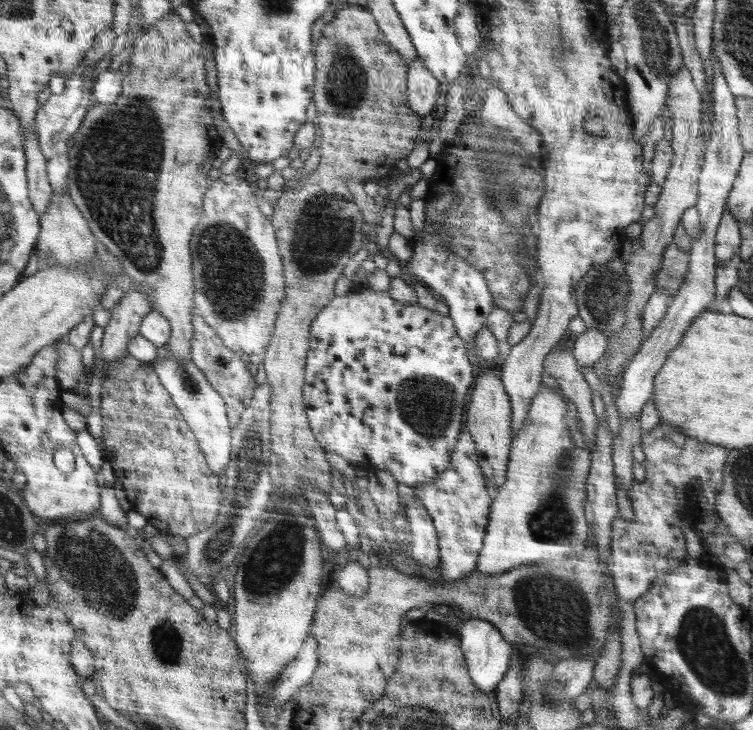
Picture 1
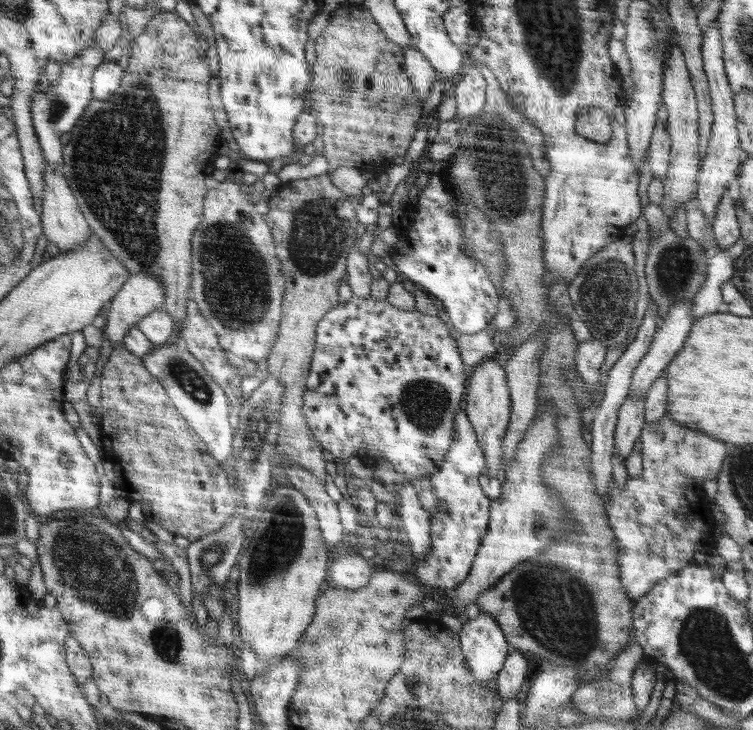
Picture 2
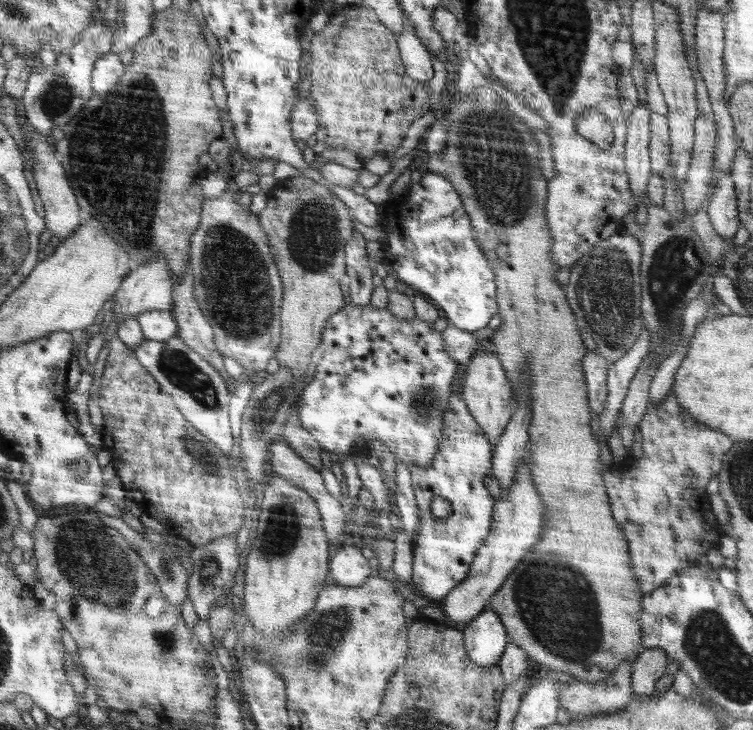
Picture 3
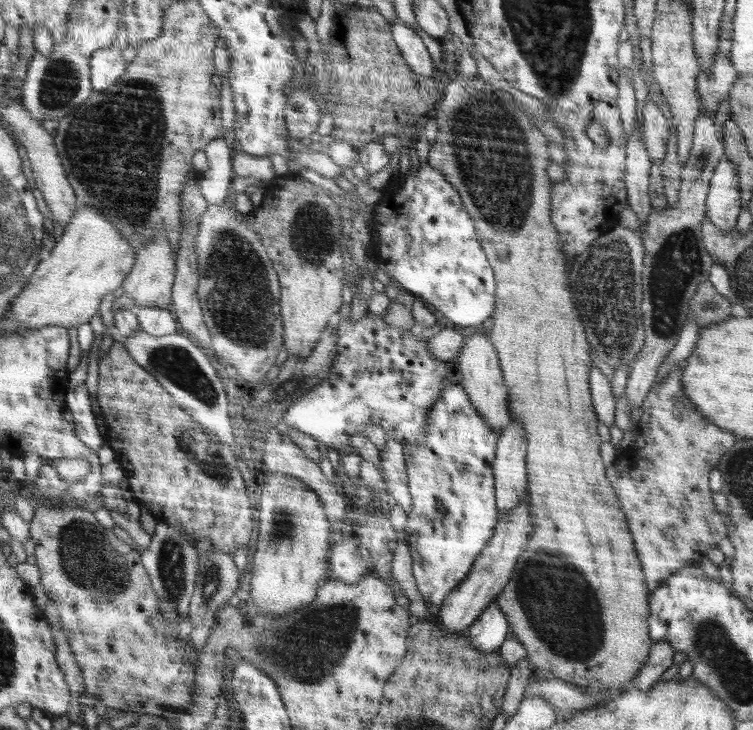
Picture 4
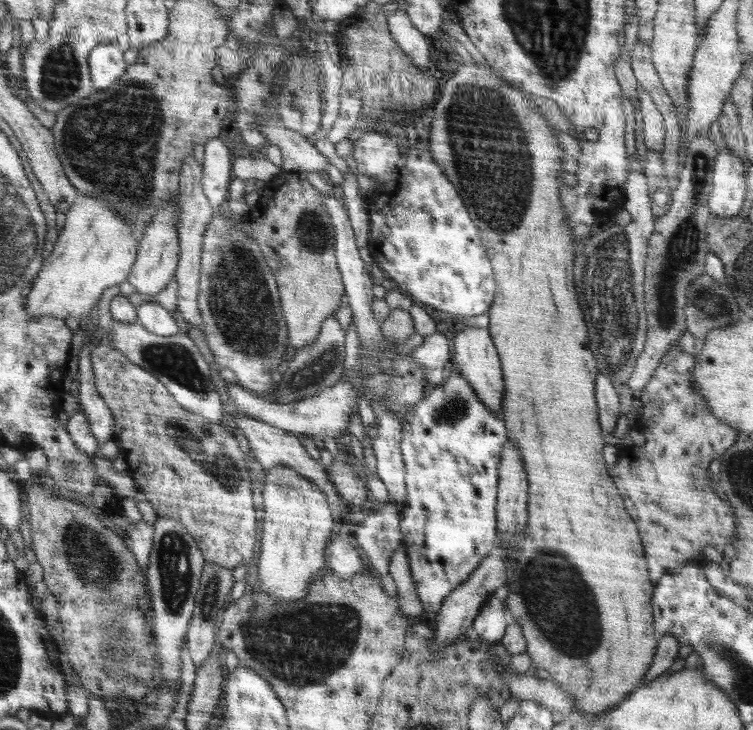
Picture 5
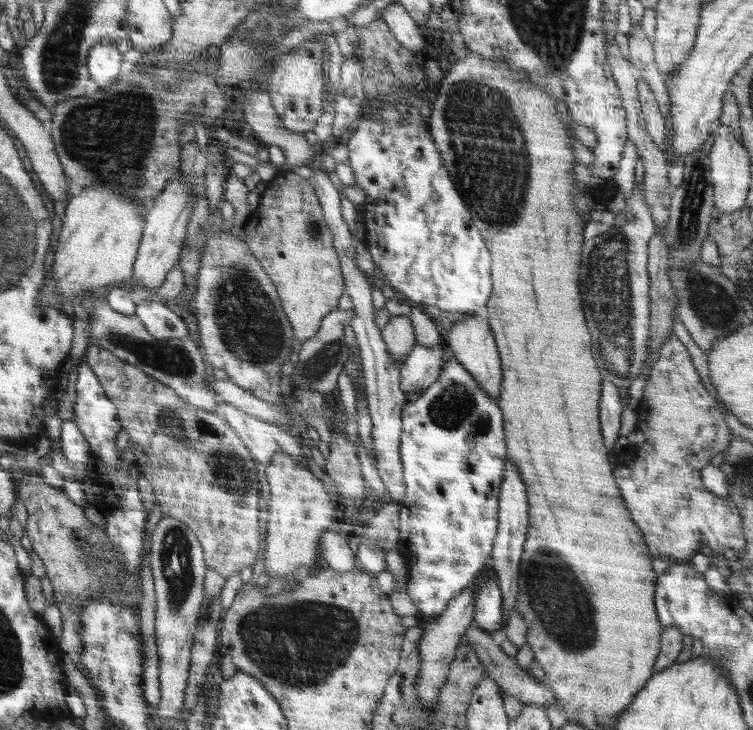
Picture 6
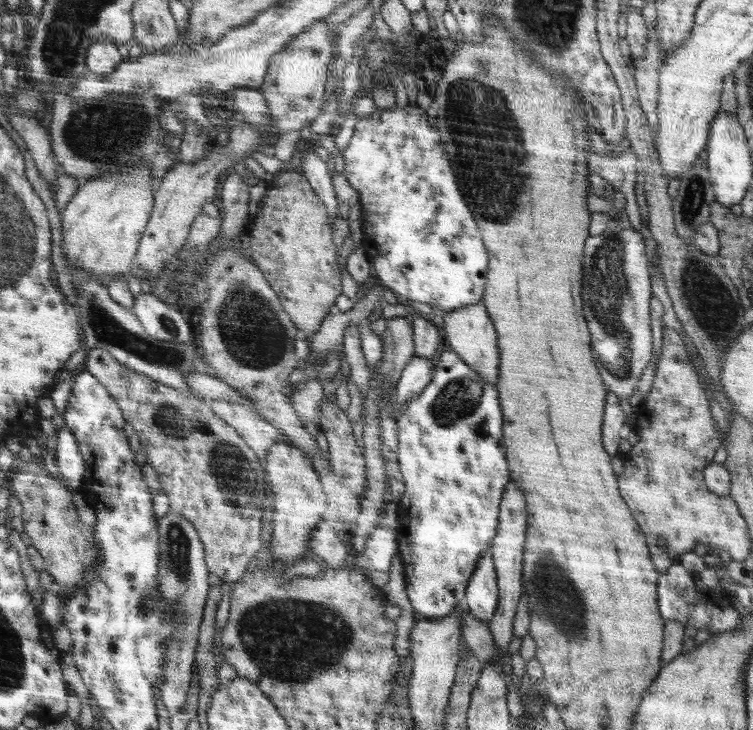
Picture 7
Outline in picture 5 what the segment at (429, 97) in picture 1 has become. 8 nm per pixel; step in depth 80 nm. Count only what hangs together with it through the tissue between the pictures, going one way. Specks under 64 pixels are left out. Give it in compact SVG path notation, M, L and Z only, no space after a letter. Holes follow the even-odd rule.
M396 10L388 17L389 31L401 49L417 64L428 70L430 62L430 39L419 31L409 19L405 10Z

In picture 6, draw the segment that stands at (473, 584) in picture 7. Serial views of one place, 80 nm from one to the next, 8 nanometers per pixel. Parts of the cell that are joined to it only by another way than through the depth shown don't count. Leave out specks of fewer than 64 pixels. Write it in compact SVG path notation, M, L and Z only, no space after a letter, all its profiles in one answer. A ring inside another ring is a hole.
M496 579L482 581L475 592L476 619L473 624L488 634L504 629L501 589Z

